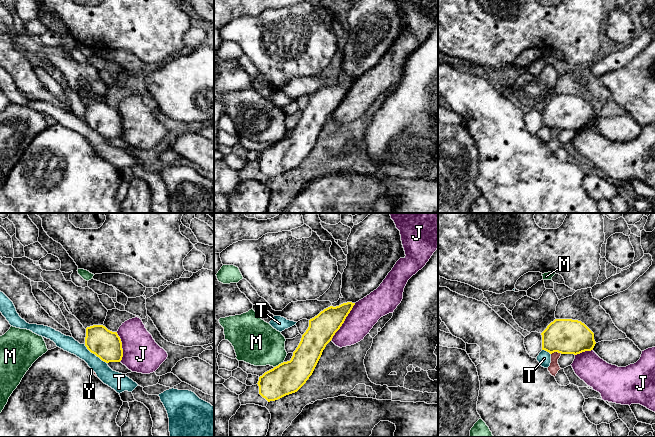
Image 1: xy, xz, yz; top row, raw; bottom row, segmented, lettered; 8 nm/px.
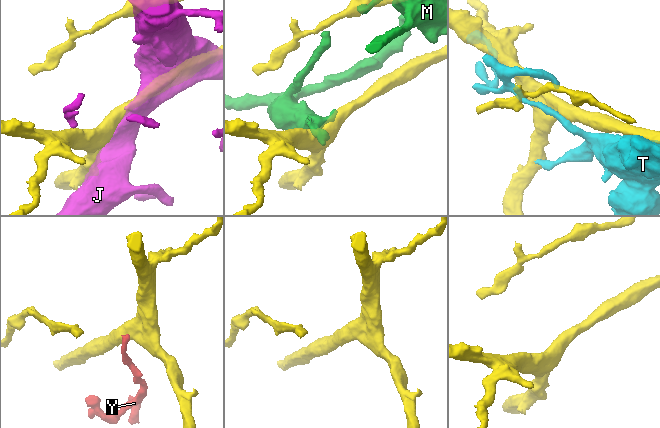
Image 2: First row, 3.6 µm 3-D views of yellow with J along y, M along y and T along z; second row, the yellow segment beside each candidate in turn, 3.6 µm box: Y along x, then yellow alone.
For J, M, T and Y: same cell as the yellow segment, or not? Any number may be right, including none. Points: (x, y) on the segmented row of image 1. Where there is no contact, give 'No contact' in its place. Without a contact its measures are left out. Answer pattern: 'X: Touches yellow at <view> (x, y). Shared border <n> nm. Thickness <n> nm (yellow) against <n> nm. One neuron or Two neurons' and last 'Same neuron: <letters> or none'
J: Touches yellow at xz (344, 320). Shared border 360 nm. Thickness 220 nm (yellow) against 220 nm. Two neurons
M: Touches yellow at xz (279, 364). Shared border 90 nm. Thickness 260 nm (yellow) against 360 nm. Two neurons
T: Touches yellow at xy (95, 354). Shared border 240 nm. Thickness 240 nm (yellow) against 140 nm. Two neurons
Y: Touches yellow at yz (556, 351). Shared border 90 nm. Thickness 280 nm (yellow) against 90 nm. Two neurons
Same neuron: none

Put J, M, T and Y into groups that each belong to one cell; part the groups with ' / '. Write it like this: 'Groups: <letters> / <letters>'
Groups: J / M / T / Y

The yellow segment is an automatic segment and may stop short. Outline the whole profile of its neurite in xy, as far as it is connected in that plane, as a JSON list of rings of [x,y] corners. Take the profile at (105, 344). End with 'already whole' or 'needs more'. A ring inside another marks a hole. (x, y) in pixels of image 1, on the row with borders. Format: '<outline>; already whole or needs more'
[[[103,325],[86,328],[85,346],[106,363],[122,360],[123,349],[120,337],[117,332],[112,332]]]; already whole

